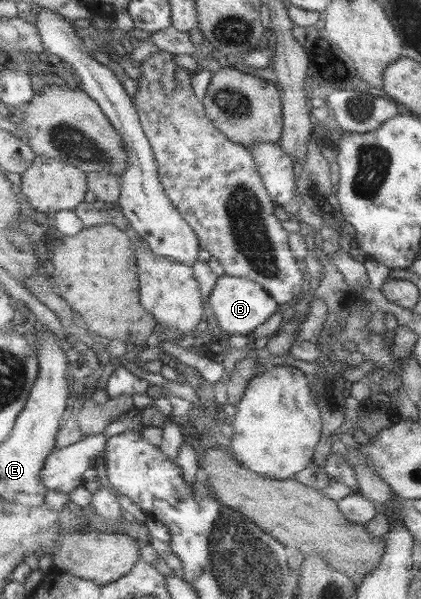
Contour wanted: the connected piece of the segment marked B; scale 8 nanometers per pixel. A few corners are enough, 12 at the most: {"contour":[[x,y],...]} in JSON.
{"contour":[[219,277],[210,302],[226,333],[250,337],[281,305],[260,283]]}

